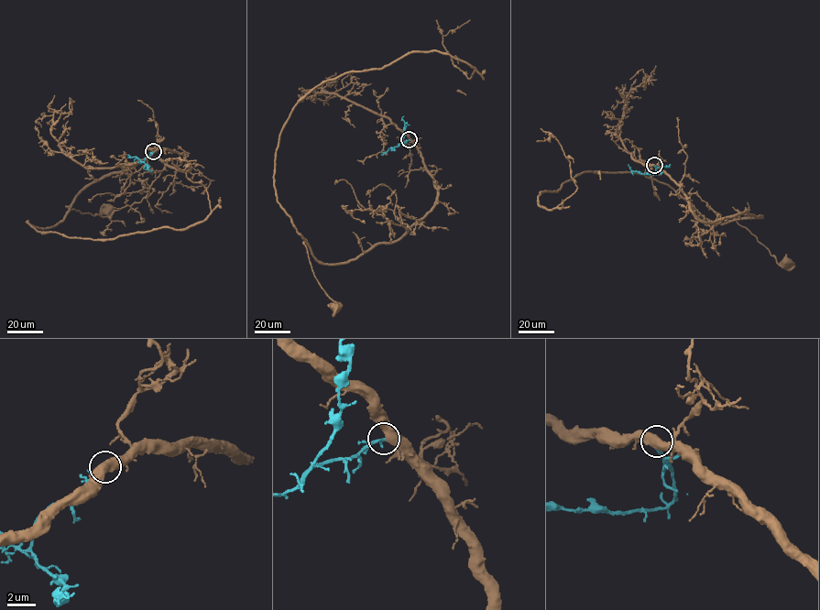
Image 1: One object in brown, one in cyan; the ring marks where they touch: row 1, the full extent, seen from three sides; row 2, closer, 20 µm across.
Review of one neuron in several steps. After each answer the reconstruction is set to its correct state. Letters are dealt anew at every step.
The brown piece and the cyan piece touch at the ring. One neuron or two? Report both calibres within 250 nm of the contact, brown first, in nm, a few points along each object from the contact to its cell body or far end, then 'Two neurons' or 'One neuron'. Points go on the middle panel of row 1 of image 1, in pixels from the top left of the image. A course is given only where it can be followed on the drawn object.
Thickness 550 nm (brown) against 220 nm. Course of brown: (410, 139), (437, 190), (430, 211), (400, 237), (344, 262), (324, 264), (303, 243), (315, 278), (337, 307). Course of cyan: (410, 139), (399, 146), (404, 130), (403, 116). One neuron

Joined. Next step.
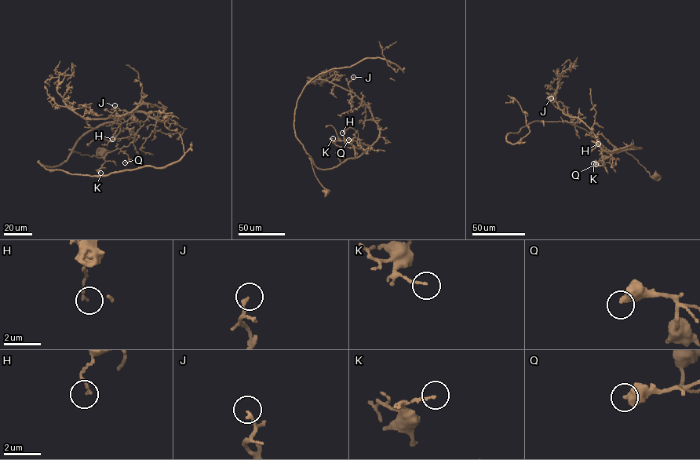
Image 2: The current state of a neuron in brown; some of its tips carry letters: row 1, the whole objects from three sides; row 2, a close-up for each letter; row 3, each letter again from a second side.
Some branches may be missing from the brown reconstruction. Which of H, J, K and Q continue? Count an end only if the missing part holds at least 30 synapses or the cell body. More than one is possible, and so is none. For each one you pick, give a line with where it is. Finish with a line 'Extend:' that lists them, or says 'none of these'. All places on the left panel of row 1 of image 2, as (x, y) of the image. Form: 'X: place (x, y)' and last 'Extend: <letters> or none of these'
Extend: none of these

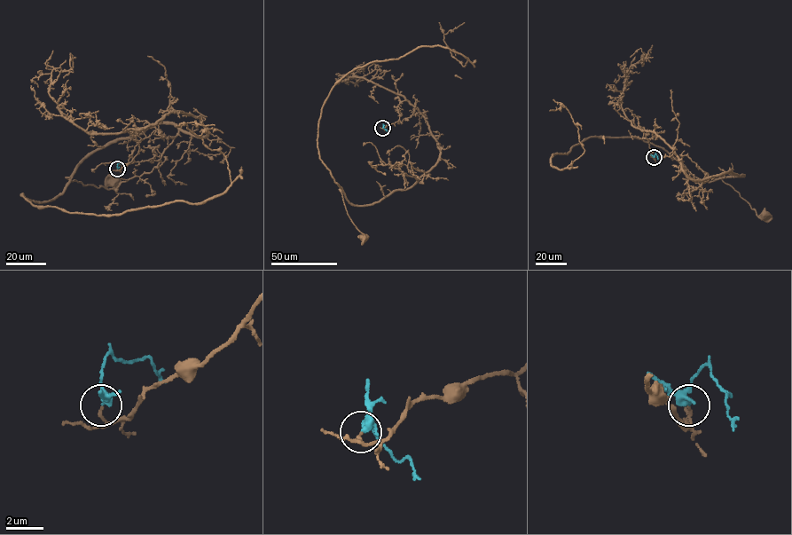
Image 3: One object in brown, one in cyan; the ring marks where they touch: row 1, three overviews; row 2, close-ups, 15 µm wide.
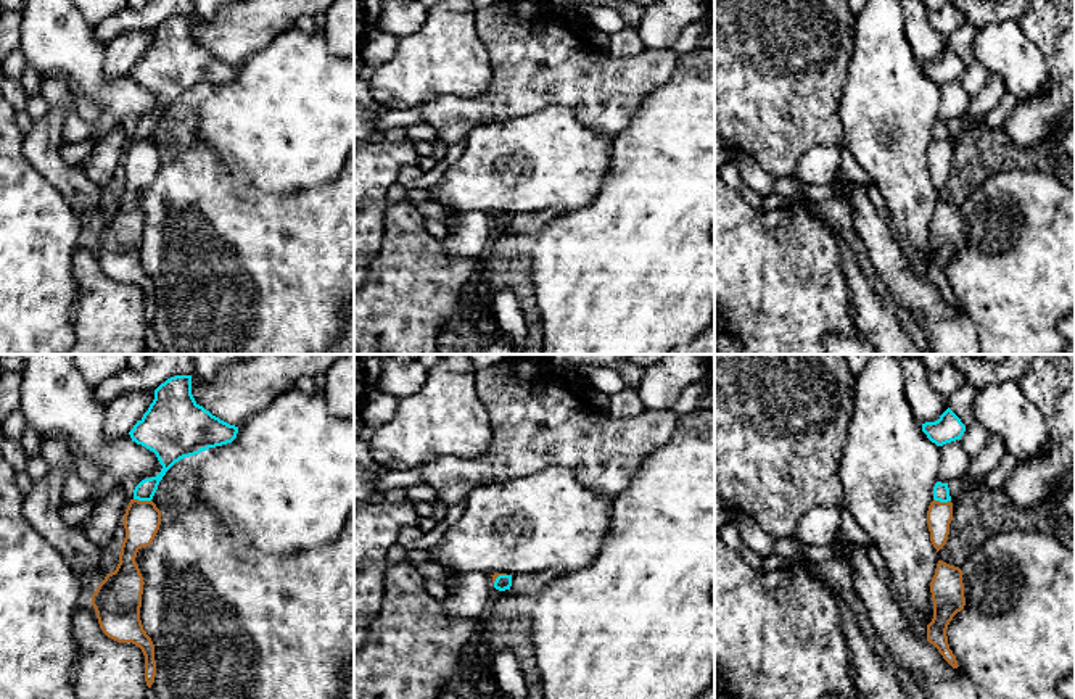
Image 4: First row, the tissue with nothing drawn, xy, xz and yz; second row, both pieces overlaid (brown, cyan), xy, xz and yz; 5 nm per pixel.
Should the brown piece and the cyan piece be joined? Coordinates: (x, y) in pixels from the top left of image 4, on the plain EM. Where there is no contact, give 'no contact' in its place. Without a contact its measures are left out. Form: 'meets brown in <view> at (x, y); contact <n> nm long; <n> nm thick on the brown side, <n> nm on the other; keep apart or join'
meets brown in xy at (142, 140); contact 90 nm long; 190 nm thick on the brown side, 100 nm on the other; keep apart

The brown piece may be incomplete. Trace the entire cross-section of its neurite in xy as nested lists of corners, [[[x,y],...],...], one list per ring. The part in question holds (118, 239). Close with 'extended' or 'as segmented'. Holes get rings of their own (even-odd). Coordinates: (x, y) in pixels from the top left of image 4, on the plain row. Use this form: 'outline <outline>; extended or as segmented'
outline [[[130,139],[122,164],[126,177],[119,203],[92,234],[92,245],[103,272],[117,282],[132,282],[145,295],[145,321],[151,327],[156,316],[154,283],[140,259],[143,216],[135,201],[137,192],[153,182],[161,150],[153,140]]]; as segmented

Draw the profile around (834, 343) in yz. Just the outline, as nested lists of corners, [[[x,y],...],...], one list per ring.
[[[838,333],[826,335],[824,348],[827,354],[879,354],[872,343]]]

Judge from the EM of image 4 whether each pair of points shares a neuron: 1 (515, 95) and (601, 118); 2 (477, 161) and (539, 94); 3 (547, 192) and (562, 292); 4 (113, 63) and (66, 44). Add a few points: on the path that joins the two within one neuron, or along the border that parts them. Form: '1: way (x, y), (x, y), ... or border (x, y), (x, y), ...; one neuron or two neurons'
1: way (536, 95), (581, 97); one neuron
2: border (556, 107), (481, 124); two neurons
3: border (593, 198), (586, 205), (557, 215); two neurons
4: border (107, 44), (105, 73), (108, 76), (127, 74); two neurons

